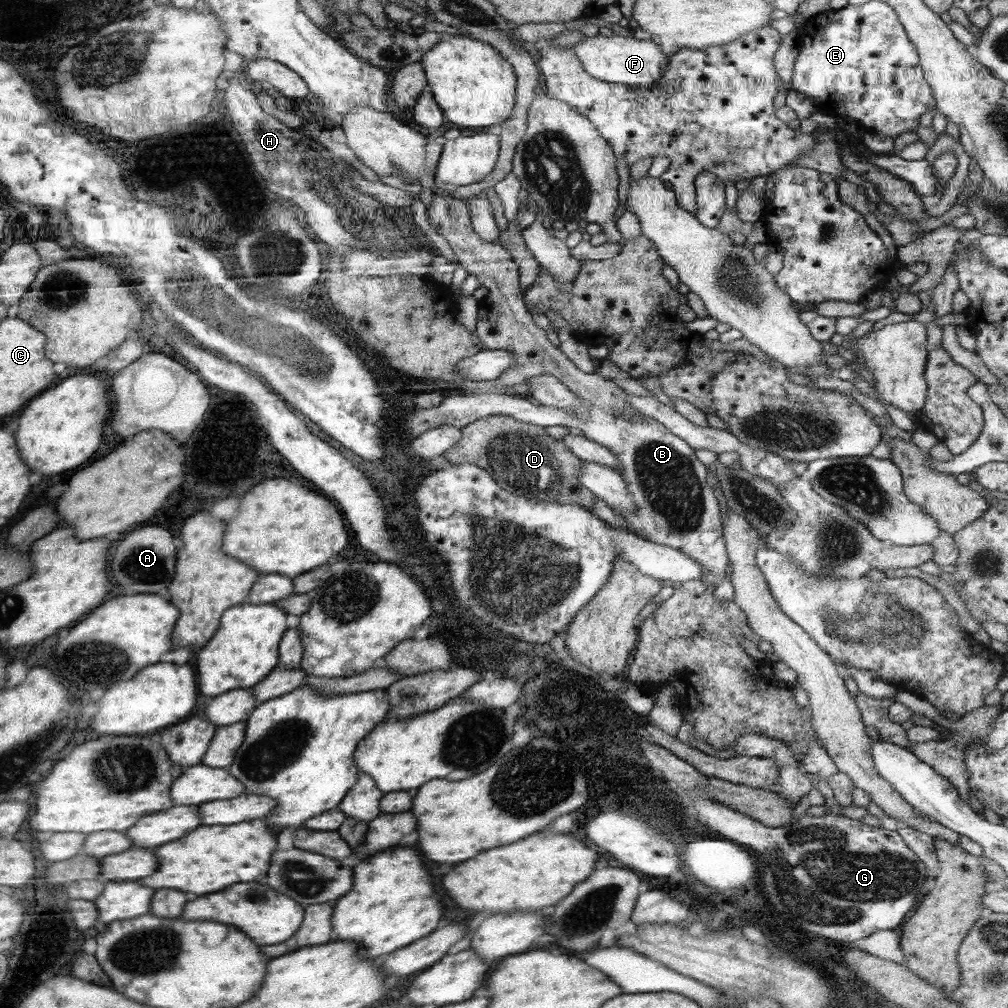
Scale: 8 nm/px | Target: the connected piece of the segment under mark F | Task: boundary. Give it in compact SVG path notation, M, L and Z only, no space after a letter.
M598 35L596 37L586 37L578 44L571 46L588 74L593 78L598 78L602 82L612 84L628 85L630 87L651 87L660 78L660 71L665 64L671 64L669 56L665 51L666 44L655 44L651 39L639 40L635 37L624 37L612 35L610 37Z

